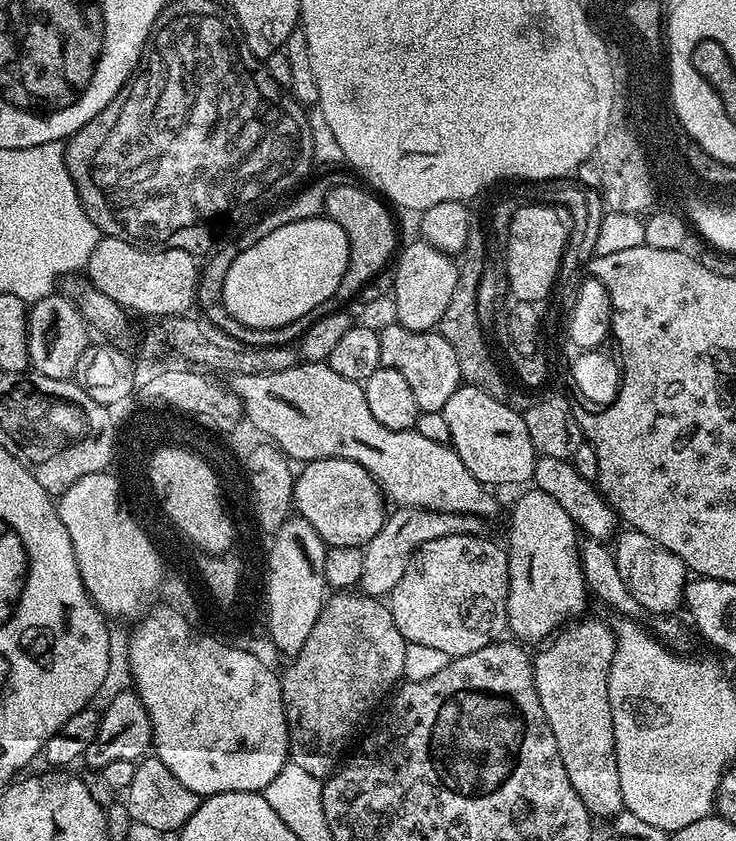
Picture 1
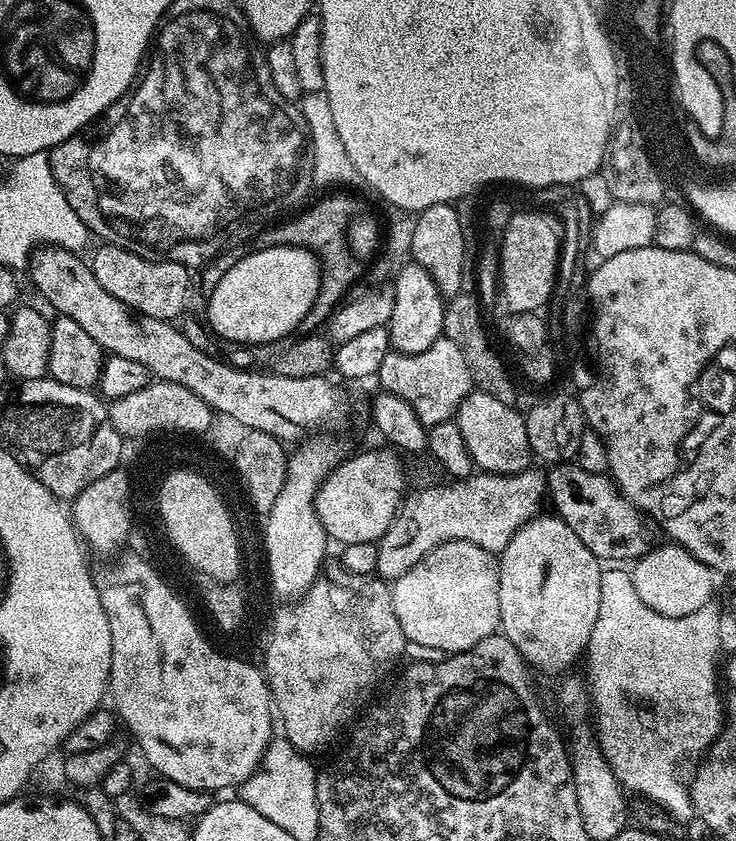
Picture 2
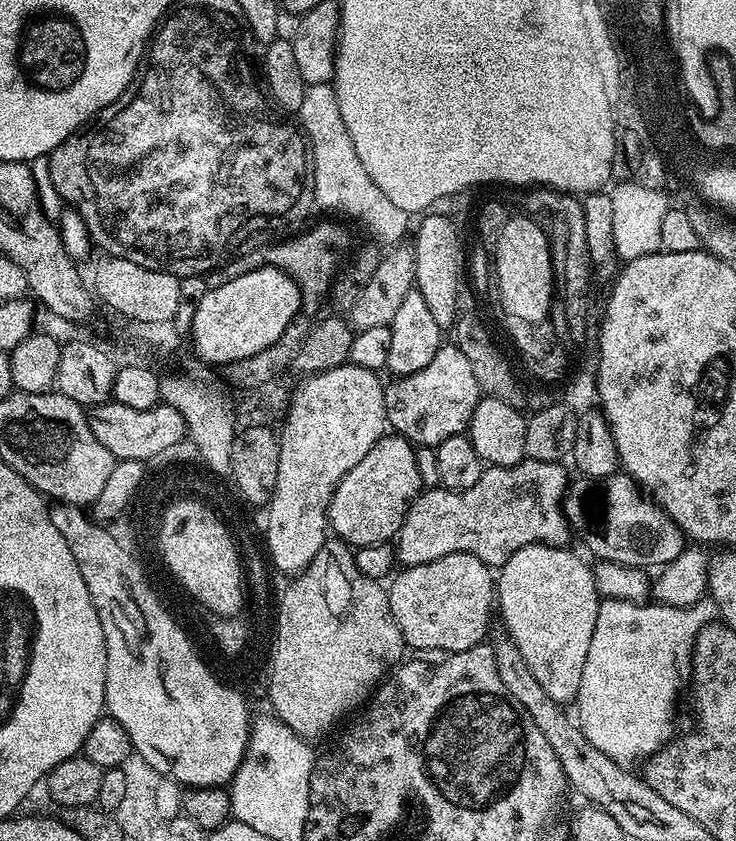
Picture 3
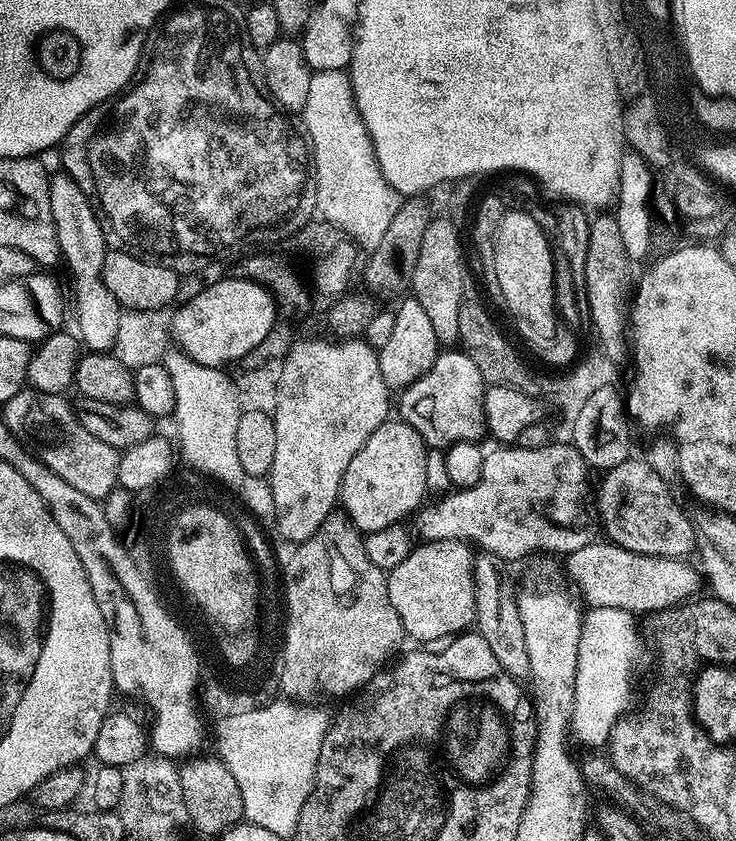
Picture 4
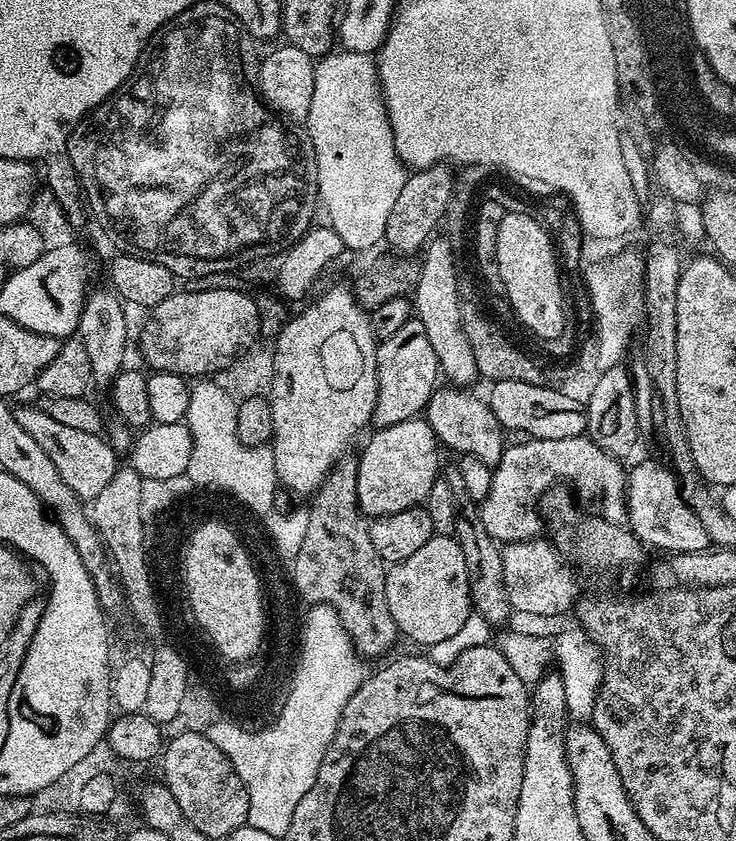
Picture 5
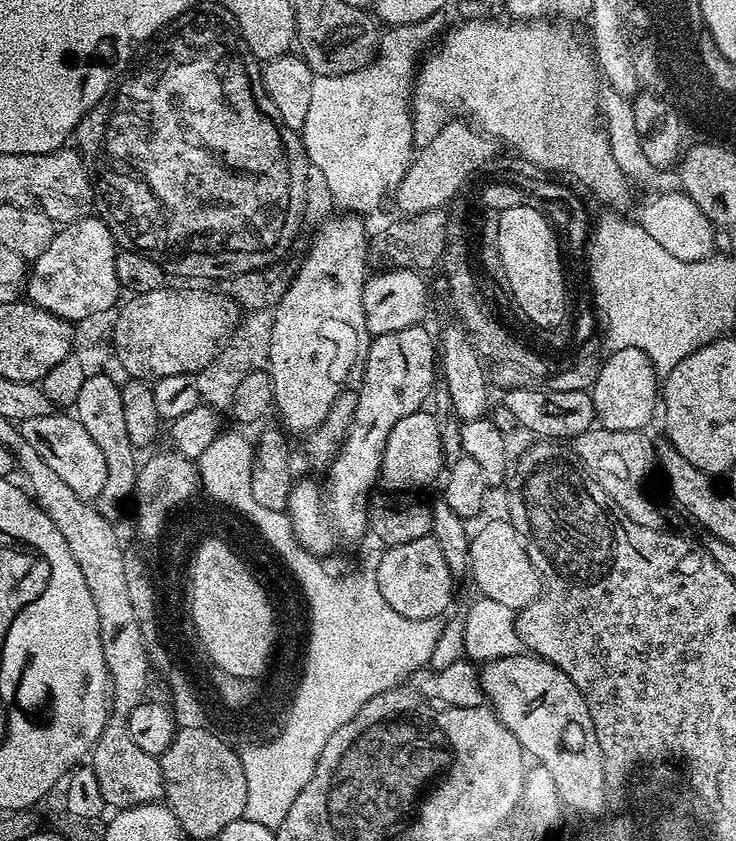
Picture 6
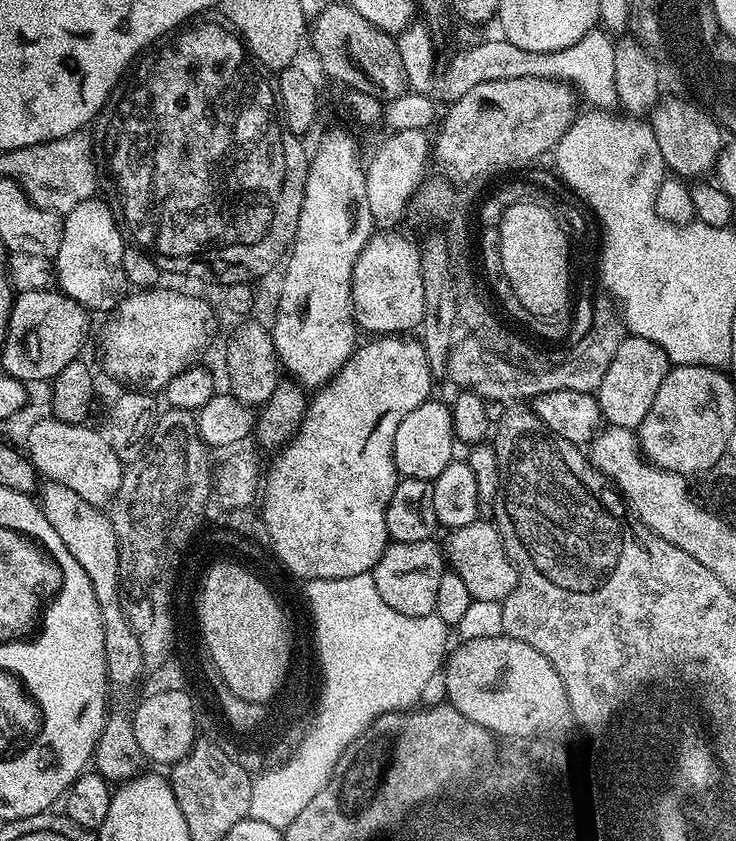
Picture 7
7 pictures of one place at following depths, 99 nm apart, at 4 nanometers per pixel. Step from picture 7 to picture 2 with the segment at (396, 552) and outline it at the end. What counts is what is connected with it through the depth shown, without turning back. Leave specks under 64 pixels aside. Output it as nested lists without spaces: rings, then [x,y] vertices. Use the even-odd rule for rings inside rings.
[[[451,540],[442,546],[438,546],[434,550],[430,550],[430,554],[426,554],[410,570],[406,570],[406,574],[402,574],[396,580],[391,581],[390,584],[394,614],[398,614],[398,622],[404,631],[405,641],[407,641],[409,645],[417,644],[420,648],[433,648],[434,651],[440,652],[436,654],[455,654],[457,652],[470,650],[478,642],[482,642],[482,638],[497,635],[498,629],[500,628],[500,603],[498,602],[499,581],[500,569],[498,567],[497,557],[493,555],[493,553],[482,550],[482,546],[474,546],[474,542]]]

